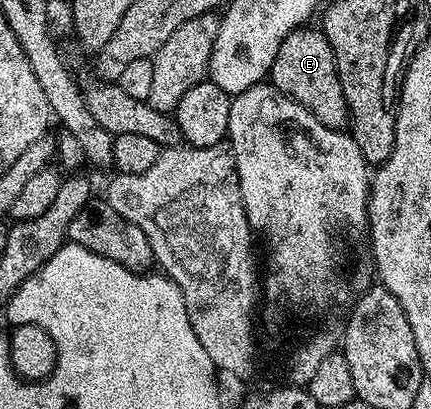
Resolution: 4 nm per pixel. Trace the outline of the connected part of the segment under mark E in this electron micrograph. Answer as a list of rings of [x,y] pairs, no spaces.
[[[297,29],[289,36],[285,36],[285,40],[281,40],[281,48],[277,48],[277,56],[273,60],[269,81],[281,93],[288,94],[293,100],[297,100],[297,104],[313,112],[313,116],[317,116],[321,124],[334,130],[343,130],[348,125],[349,115],[333,48],[322,29],[311,29]]]

